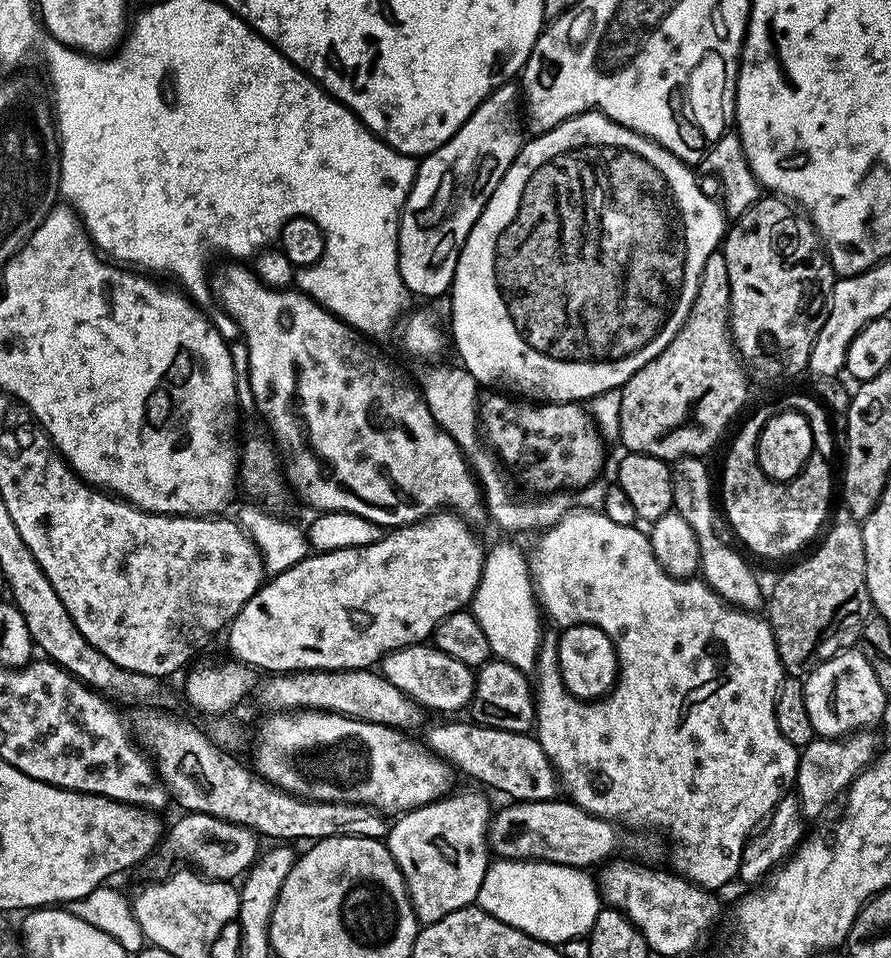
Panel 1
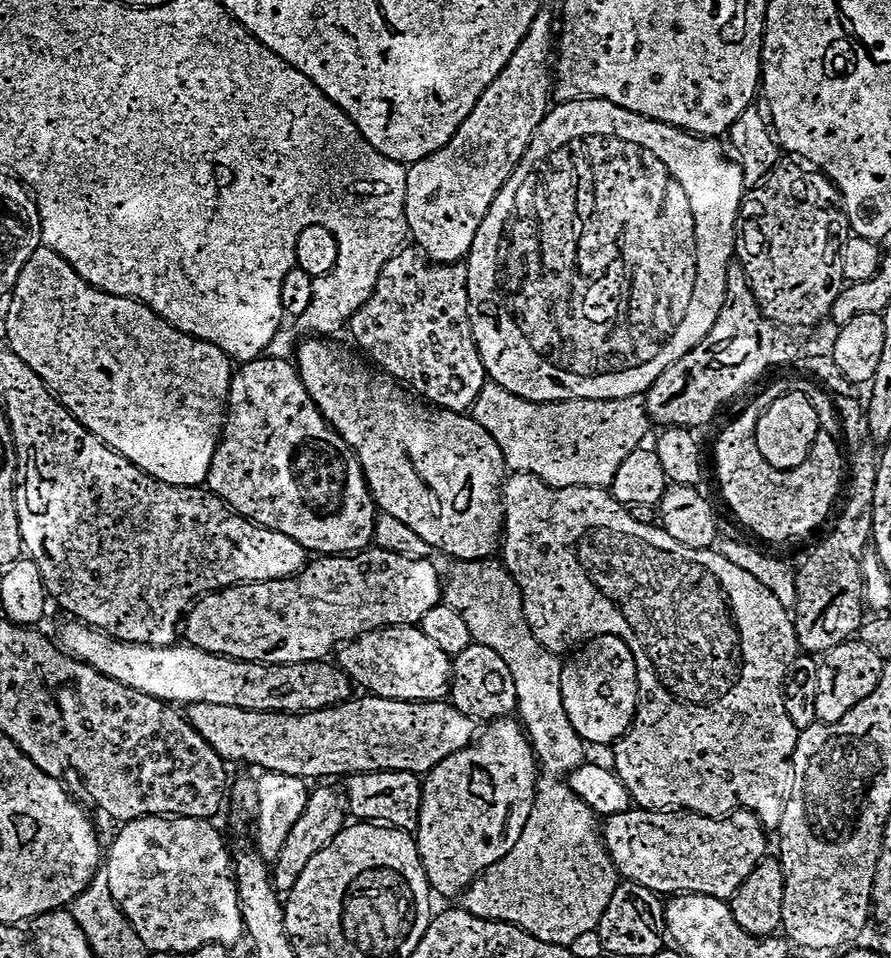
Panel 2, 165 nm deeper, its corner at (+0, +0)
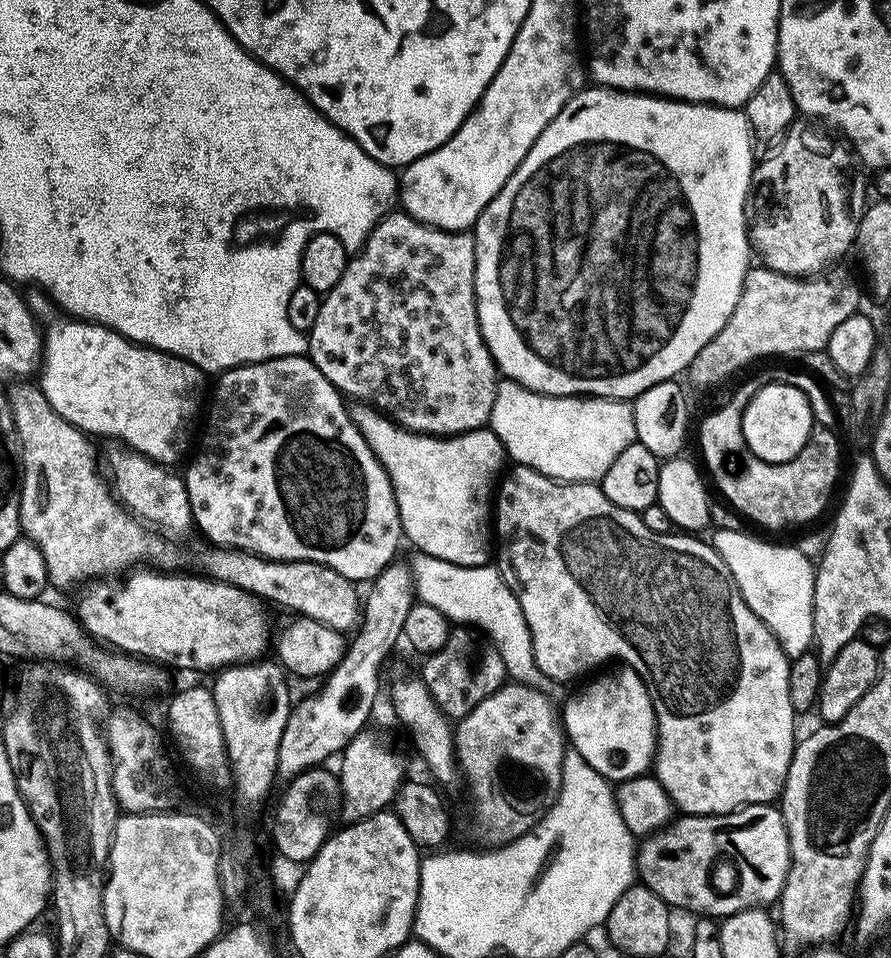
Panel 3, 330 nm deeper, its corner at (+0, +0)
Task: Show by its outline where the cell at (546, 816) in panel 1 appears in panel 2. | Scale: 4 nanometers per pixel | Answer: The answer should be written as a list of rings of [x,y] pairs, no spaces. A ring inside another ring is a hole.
[[[632,806],[629,807],[627,812],[607,817],[602,824],[602,843],[604,850],[608,854],[612,867],[616,869],[617,873],[627,883],[646,886],[646,890],[653,894],[688,893],[690,895],[713,896],[718,900],[728,900],[733,896],[738,890],[738,886],[742,886],[746,874],[750,874],[754,870],[754,866],[758,866],[758,862],[765,859],[764,836],[766,836],[766,829],[760,825],[760,820],[754,813],[743,810],[717,818],[714,816],[700,816],[697,812],[686,812],[683,810],[649,810]]]

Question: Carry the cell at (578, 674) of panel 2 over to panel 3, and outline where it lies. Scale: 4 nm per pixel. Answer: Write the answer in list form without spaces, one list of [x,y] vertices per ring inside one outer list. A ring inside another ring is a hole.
[[[618,666],[613,672],[604,672],[593,675],[589,684],[584,684],[562,708],[562,728],[566,733],[566,740],[569,745],[598,774],[602,774],[610,782],[629,780],[635,776],[643,776],[653,767],[656,755],[656,715],[652,709],[652,699],[648,693],[648,687],[644,679],[640,677],[633,668]]]

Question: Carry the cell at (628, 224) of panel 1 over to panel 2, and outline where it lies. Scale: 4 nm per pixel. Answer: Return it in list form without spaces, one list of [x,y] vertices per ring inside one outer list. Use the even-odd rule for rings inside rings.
[[[577,98],[549,107],[527,150],[488,207],[466,257],[468,321],[491,383],[538,404],[558,400],[613,400],[644,394],[666,366],[682,358],[708,333],[724,301],[740,201],[746,191],[739,163],[724,157],[725,145],[720,143],[719,139],[696,136],[666,122],[647,120],[642,114],[634,114],[609,100]]]

